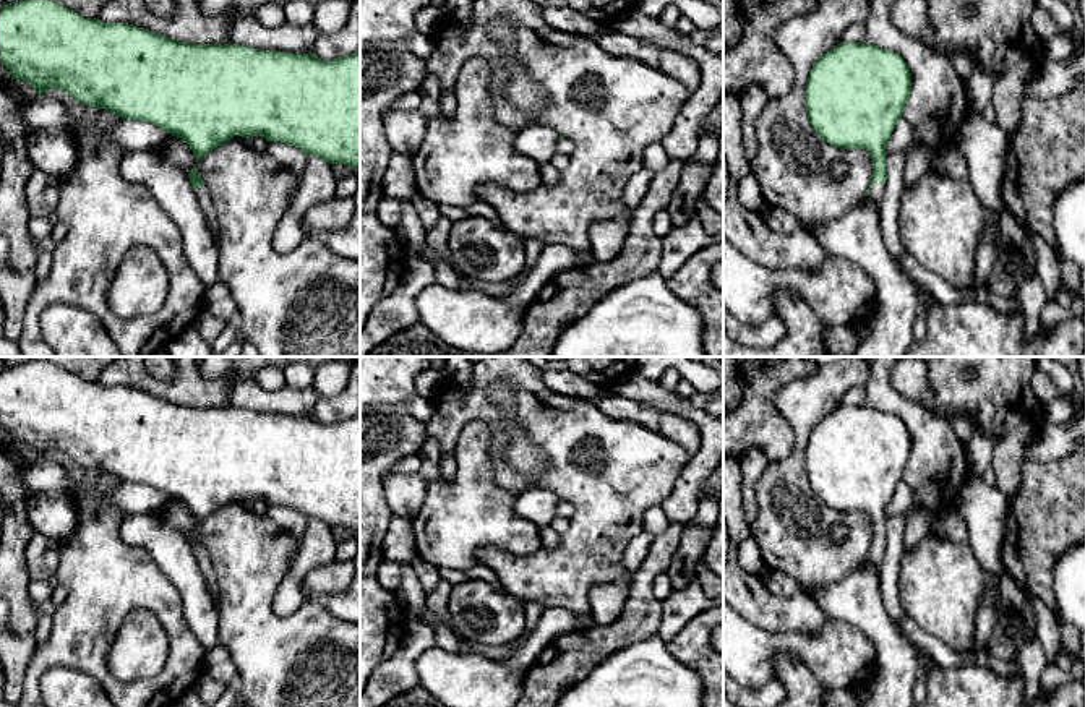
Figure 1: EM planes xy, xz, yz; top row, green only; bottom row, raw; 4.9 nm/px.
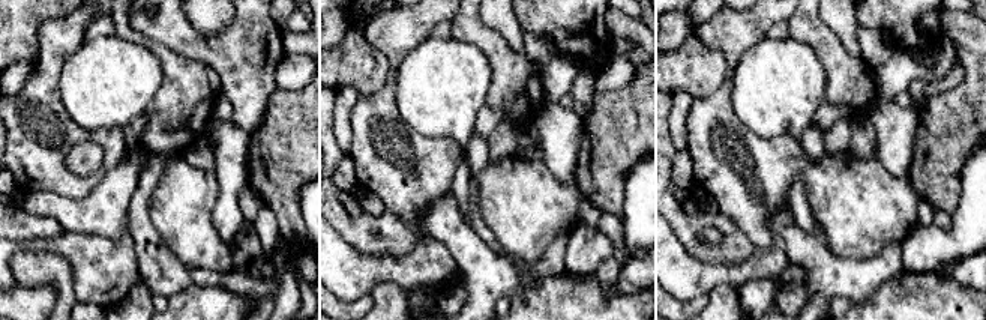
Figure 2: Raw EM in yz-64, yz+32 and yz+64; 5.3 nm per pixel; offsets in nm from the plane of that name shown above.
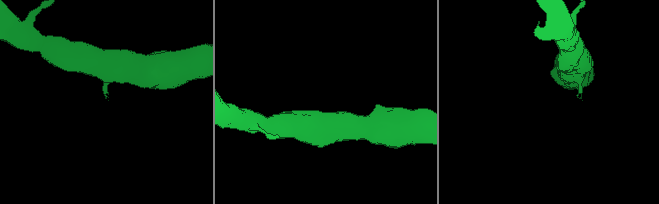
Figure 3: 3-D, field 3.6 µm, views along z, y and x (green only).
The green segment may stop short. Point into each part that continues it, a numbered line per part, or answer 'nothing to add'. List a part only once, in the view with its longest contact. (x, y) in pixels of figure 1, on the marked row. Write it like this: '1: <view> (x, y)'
1: yz (876, 190)

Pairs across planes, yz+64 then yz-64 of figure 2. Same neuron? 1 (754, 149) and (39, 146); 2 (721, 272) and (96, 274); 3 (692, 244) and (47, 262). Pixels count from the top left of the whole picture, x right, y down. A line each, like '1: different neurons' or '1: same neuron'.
1: same neuron
2: same neuron
3: different neurons

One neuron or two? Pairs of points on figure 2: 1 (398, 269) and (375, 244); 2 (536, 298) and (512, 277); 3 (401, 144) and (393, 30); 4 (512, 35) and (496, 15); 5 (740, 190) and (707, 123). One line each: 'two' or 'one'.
1: two
2: two
3: one
4: one
5: one

